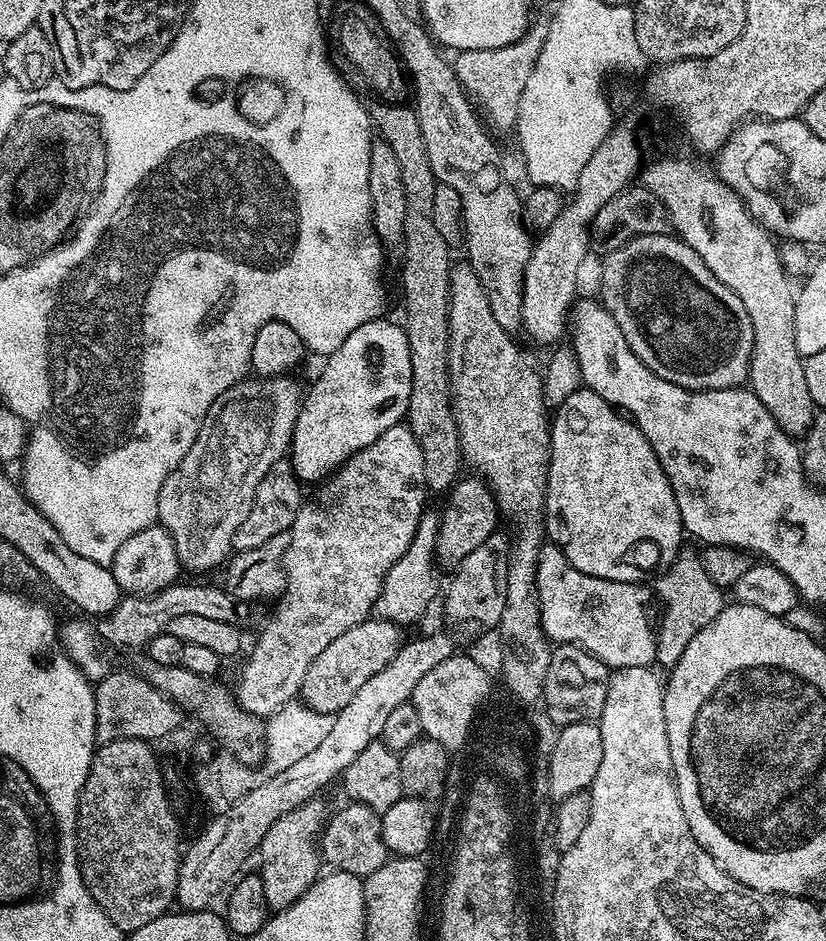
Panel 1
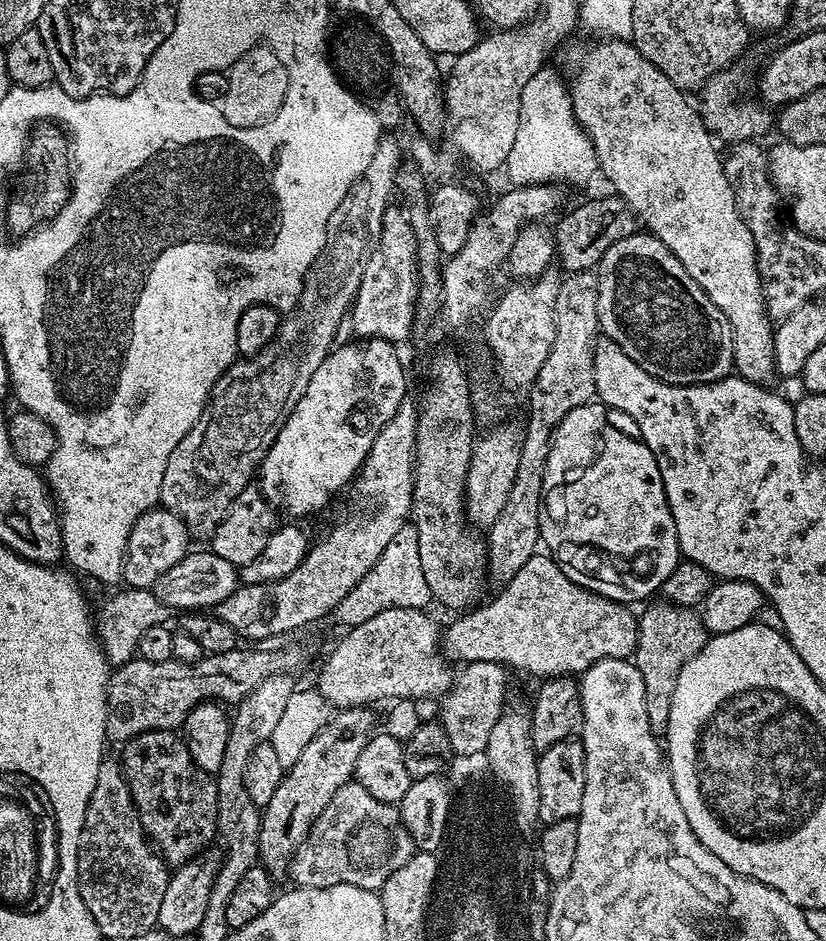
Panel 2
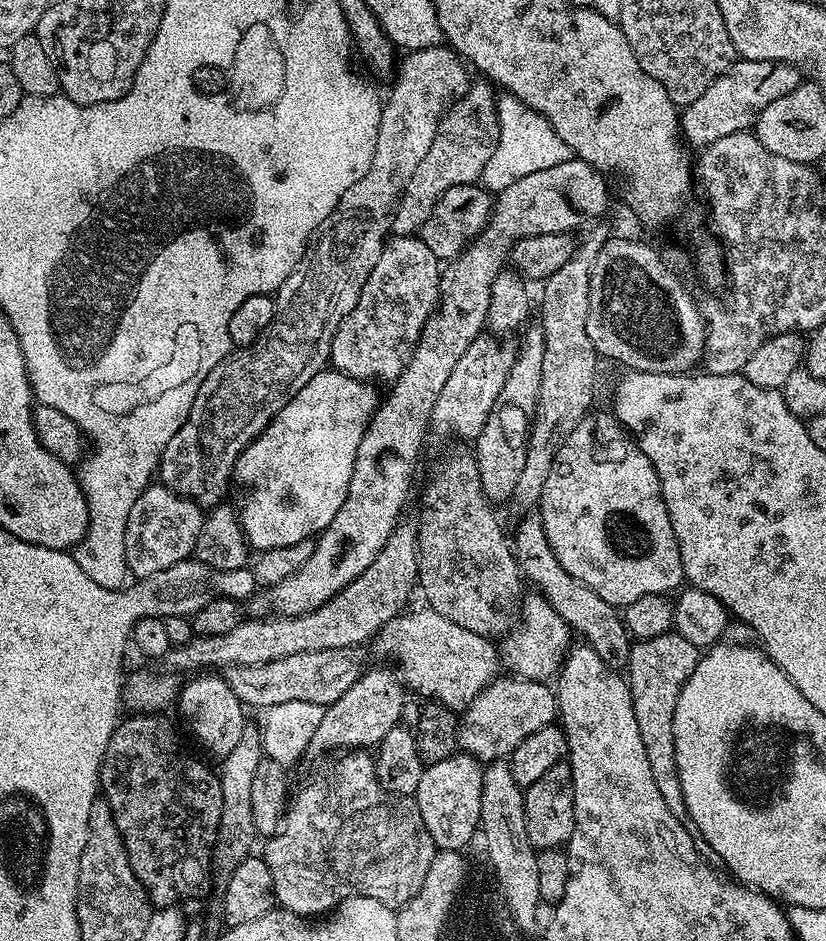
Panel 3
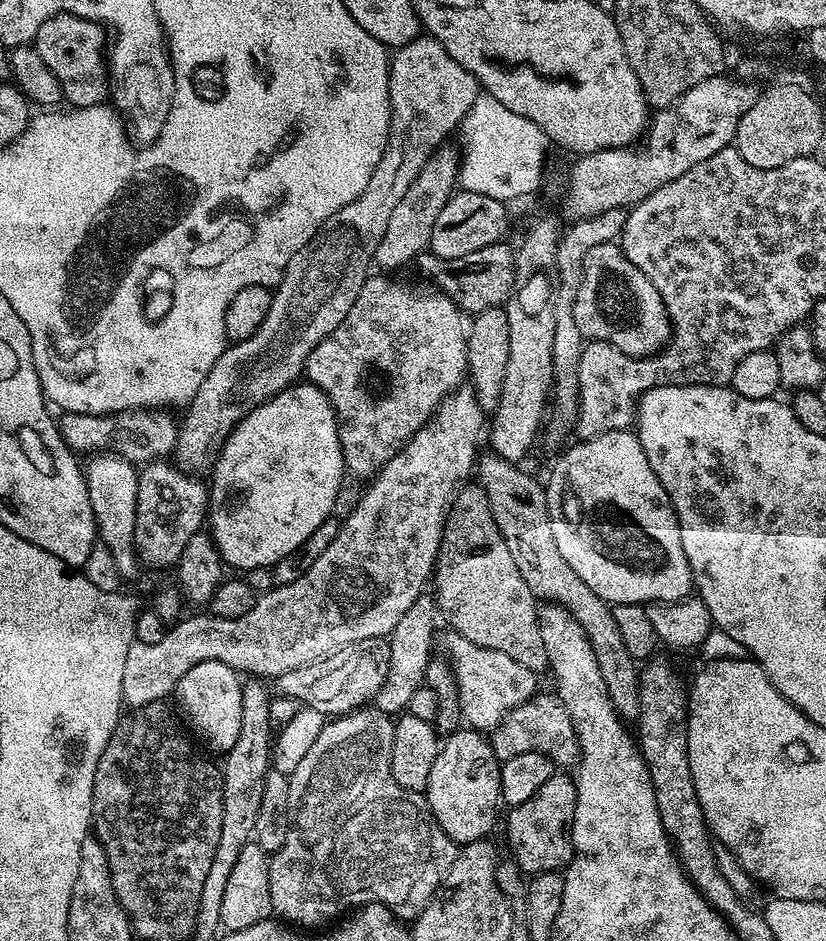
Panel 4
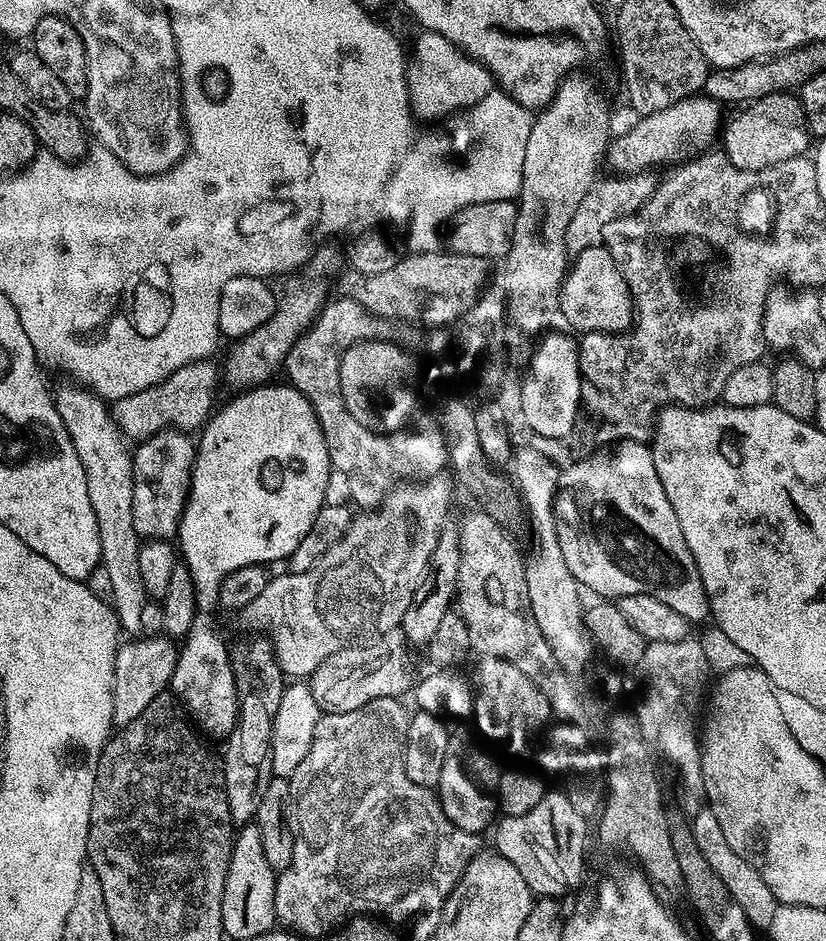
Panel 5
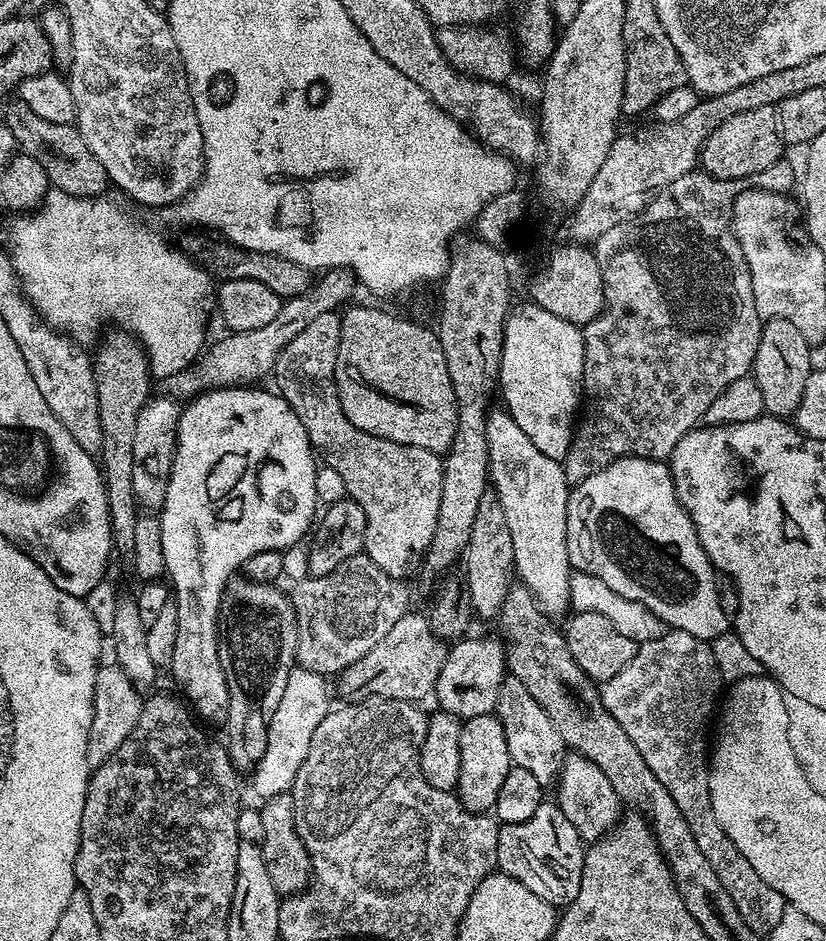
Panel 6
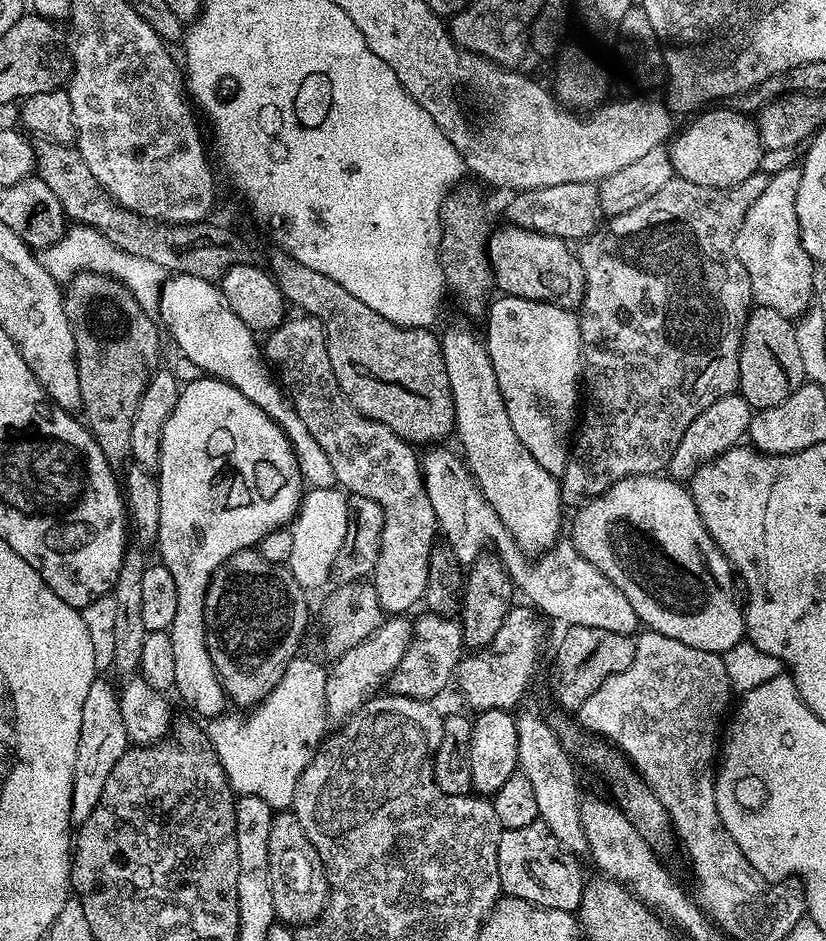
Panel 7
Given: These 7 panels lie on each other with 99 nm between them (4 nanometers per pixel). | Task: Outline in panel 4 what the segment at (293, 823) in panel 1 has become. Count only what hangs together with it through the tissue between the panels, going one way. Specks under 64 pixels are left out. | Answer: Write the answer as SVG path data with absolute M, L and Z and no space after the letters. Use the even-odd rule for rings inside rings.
M422 594L416 599L414 606L410 606L410 610L402 614L402 622L398 622L398 626L394 626L392 635L387 637L390 646L388 677L374 697L375 707L380 711L389 714L403 713L408 707L414 690L425 687L424 675L428 663L434 658L432 635L436 632L436 620L438 621L438 607L435 599L431 595Z

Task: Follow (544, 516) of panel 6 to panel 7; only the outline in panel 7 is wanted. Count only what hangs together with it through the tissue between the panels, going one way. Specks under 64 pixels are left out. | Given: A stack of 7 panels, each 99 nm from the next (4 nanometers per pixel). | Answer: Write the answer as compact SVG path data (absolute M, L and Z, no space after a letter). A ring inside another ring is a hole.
M452 324L445 332L439 333L439 338L440 353L444 359L446 374L450 378L450 394L454 398L454 436L455 439L460 439L459 451L468 471L476 480L486 502L494 506L494 514L502 518L502 522L508 527L508 533L525 553L536 554L551 548L561 539L560 519L566 511L560 499L560 482L550 474L550 470L542 470L542 466L538 466L538 458L534 458L534 454L530 454L530 450L522 446L518 434L514 434L514 426L510 426L510 414L506 414L506 402L498 390L498 378L490 362L487 343L481 337L479 340L475 330L468 324Z

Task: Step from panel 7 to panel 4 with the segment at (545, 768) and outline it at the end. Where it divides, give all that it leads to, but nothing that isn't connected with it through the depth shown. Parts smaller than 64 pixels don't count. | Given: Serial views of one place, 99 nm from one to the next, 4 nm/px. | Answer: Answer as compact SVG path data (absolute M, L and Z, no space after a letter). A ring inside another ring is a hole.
M449 631L444 644L448 647L447 659L452 665L452 674L460 688L460 714L463 723L473 730L497 728L518 706L537 695L537 673L514 662L514 658L502 654L502 650L490 650L462 638L457 632Z

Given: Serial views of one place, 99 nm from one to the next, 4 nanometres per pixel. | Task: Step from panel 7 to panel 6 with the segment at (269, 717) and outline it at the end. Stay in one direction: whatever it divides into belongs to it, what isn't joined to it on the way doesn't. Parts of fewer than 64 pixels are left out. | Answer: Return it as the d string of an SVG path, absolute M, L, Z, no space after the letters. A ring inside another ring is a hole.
M299 666L293 668L286 682L286 691L282 694L282 702L278 702L278 710L274 710L274 718L268 727L266 754L262 754L251 773L252 788L260 798L291 792L294 778L302 762L306 762L306 754L310 754L314 730L318 730L318 722L322 722L322 718L330 711L328 688L330 692L329 681L314 670Z

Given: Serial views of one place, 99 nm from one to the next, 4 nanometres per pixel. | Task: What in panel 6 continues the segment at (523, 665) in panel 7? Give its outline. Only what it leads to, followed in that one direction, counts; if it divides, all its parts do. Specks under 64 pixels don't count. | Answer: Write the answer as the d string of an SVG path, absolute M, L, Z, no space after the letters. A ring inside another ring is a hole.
M503 639L457 640L449 647L448 657L438 676L434 700L437 700L439 711L449 712L460 721L486 716L496 711L496 703L508 672L508 658Z

